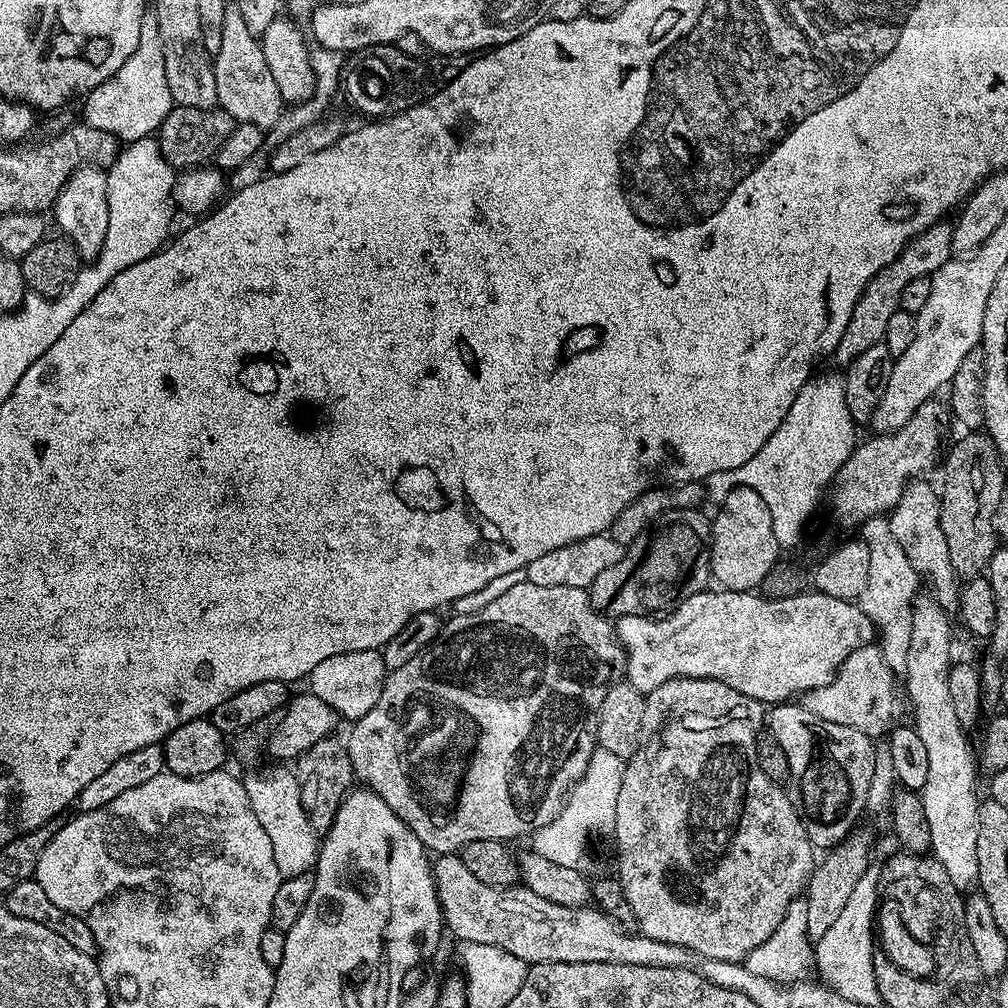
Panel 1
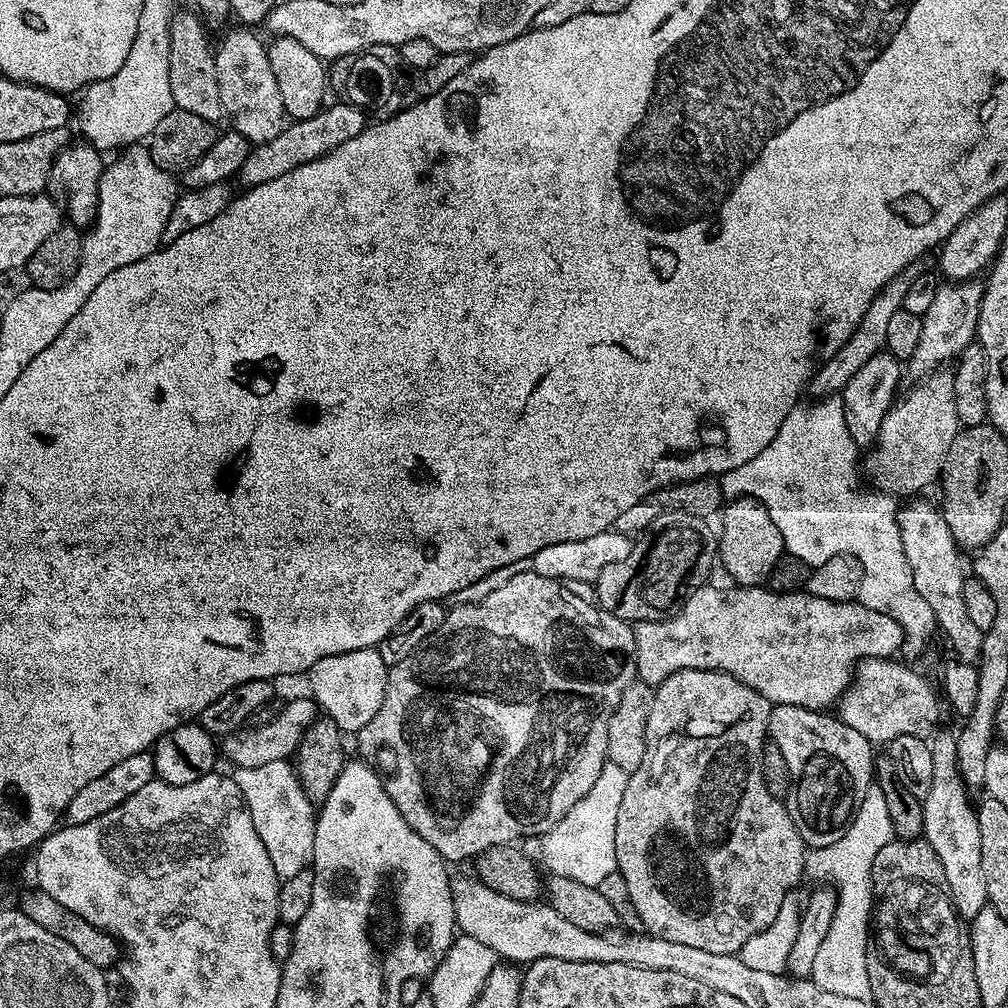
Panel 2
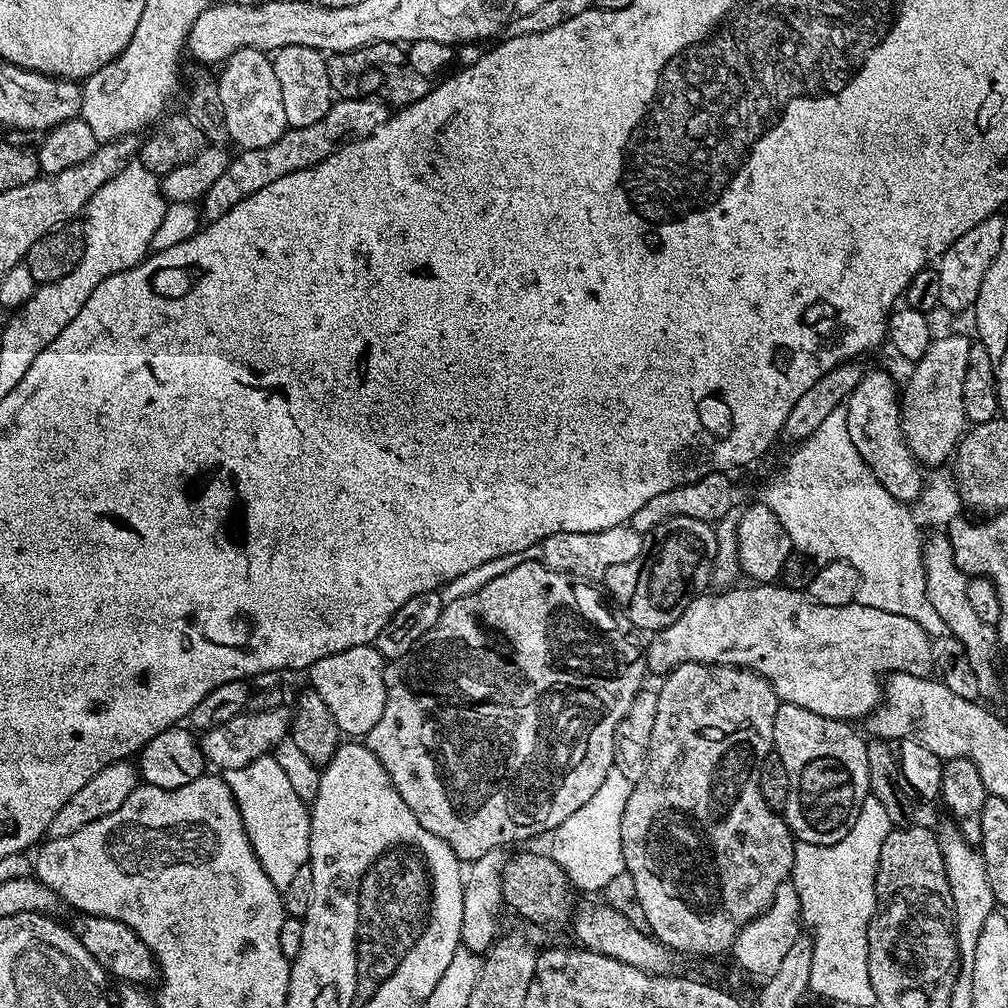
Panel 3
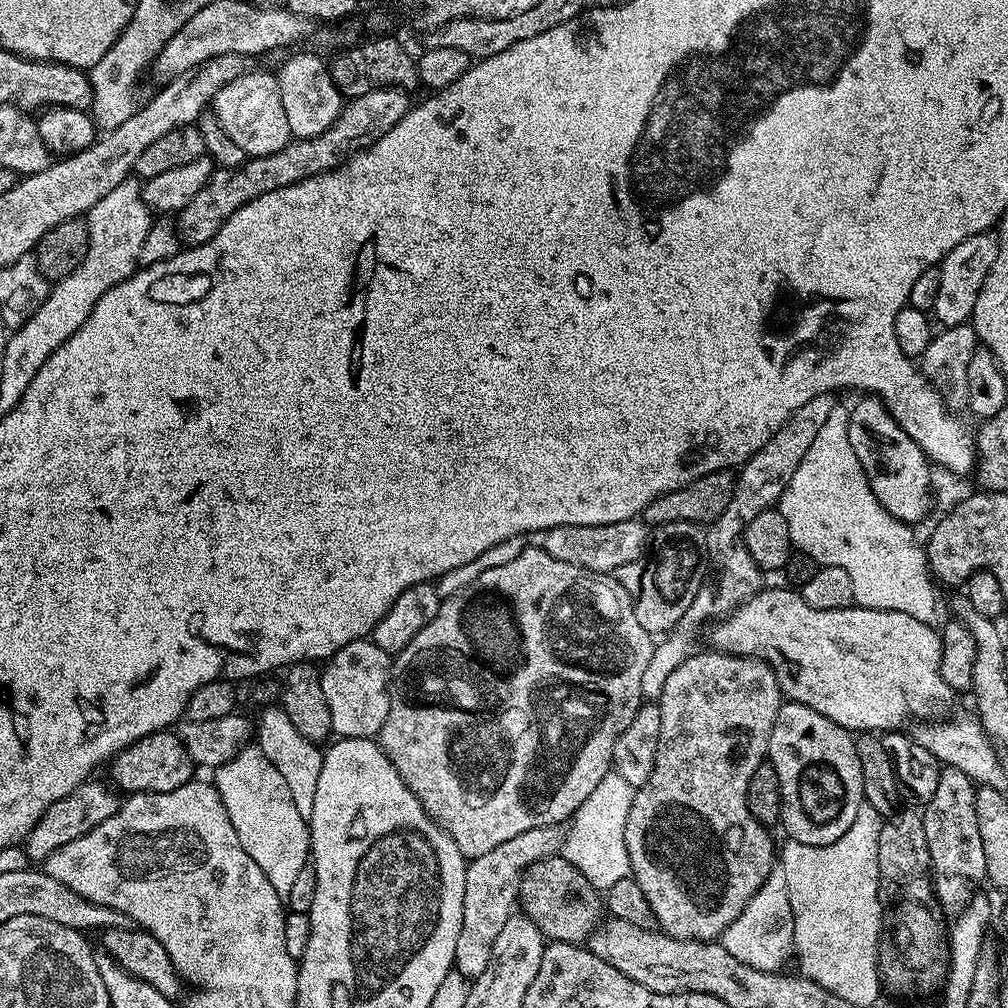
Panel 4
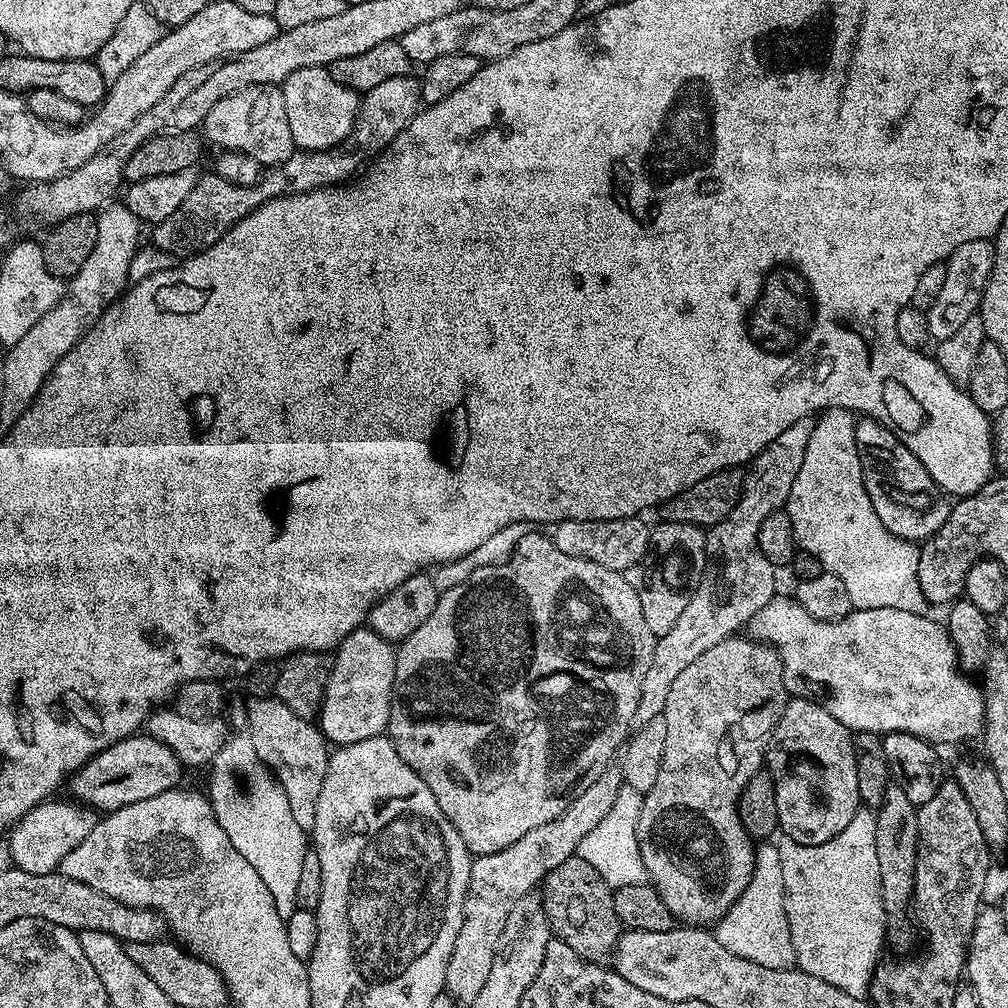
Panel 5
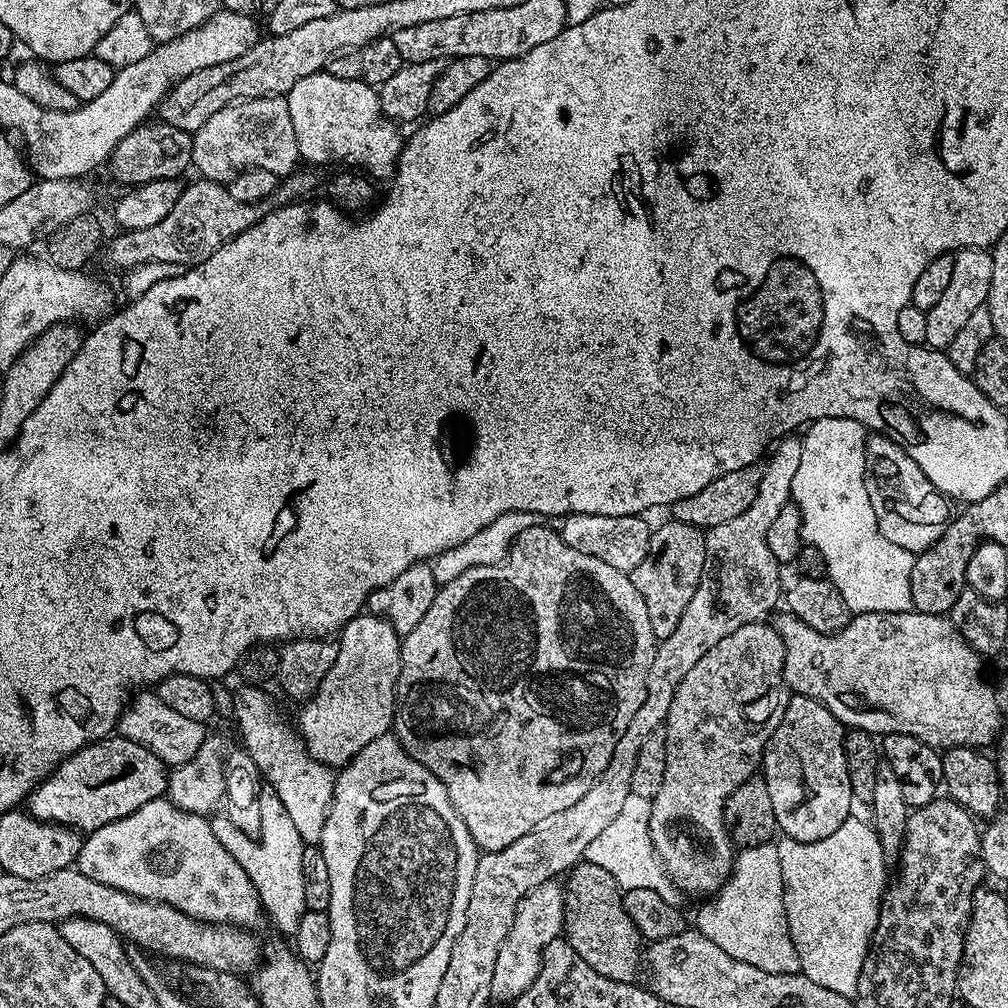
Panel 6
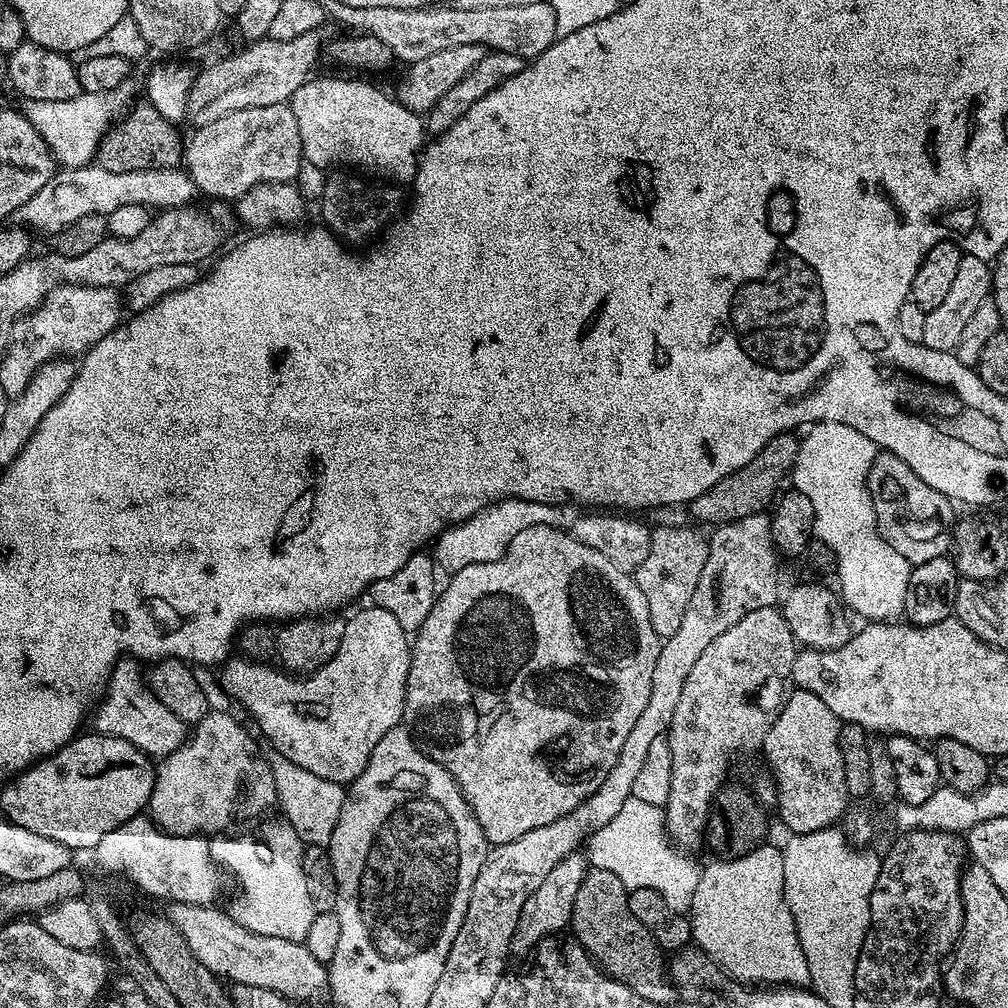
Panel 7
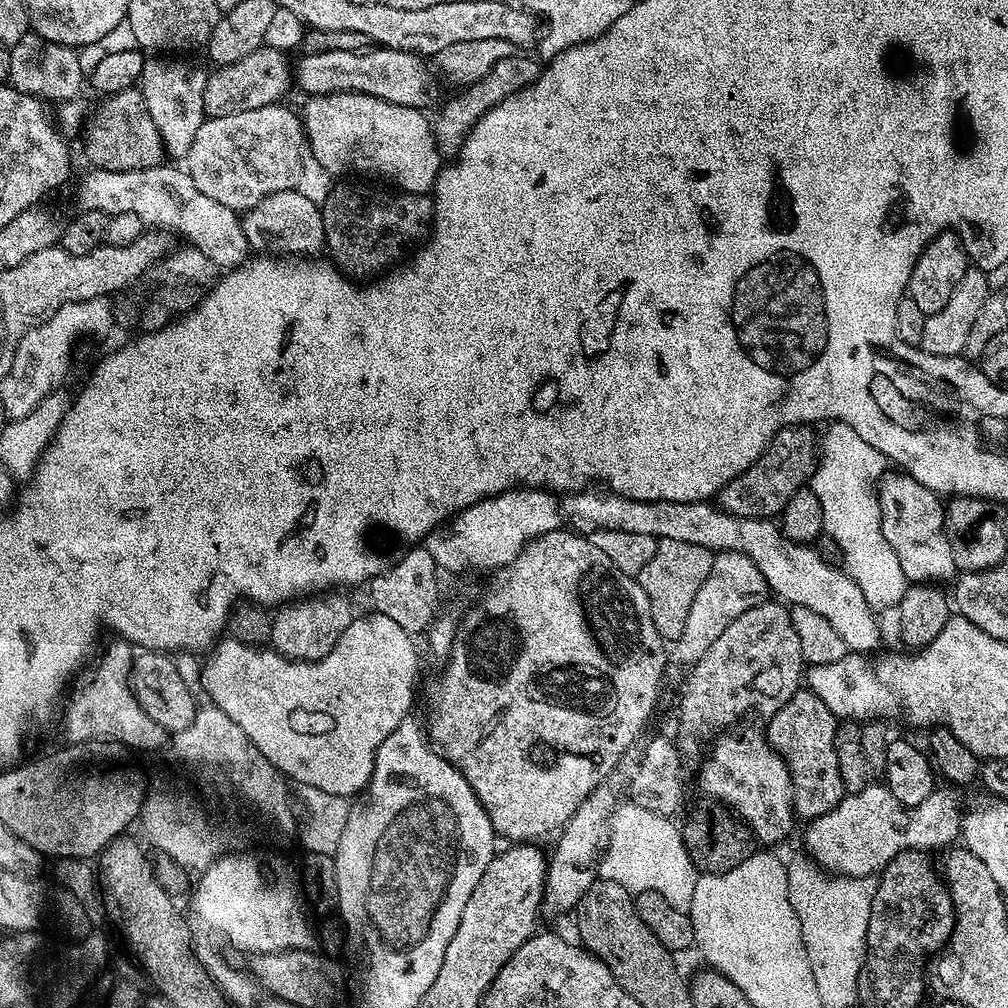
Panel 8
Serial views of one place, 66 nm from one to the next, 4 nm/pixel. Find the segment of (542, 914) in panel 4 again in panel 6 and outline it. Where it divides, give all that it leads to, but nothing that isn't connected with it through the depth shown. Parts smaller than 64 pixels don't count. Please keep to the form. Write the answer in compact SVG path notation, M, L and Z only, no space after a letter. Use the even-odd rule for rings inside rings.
M581 860L567 873L564 906L563 935L578 958L606 978L637 983L636 975L642 972L642 937L638 926L630 922L630 914L626 914L622 889L614 875L594 862Z

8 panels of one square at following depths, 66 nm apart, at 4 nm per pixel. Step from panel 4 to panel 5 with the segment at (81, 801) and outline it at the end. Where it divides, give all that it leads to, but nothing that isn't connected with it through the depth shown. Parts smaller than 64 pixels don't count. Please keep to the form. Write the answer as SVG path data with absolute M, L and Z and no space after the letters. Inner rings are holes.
M49 798L38 807L31 808L17 824L12 825L7 833L9 836L6 837L6 843L15 867L21 868L26 874L55 872L59 869L62 858L66 858L66 854L70 854L70 850L74 850L74 846L79 846L86 839L86 834L94 830L98 819L97 813L91 807L71 803L60 801L60 798Z

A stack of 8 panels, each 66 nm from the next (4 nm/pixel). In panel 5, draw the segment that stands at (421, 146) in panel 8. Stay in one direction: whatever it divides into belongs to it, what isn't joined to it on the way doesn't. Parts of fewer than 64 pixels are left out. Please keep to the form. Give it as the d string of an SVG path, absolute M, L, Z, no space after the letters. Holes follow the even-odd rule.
M327 67L294 70L294 74L284 80L282 91L291 137L297 149L324 152L347 140L360 112L361 97L352 88L334 82Z

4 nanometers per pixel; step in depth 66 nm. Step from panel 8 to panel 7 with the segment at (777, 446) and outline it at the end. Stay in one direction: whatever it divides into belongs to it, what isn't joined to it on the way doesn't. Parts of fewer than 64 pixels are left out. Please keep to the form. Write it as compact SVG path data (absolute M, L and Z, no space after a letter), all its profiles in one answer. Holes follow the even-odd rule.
M783 432L782 435L774 437L749 464L742 466L742 470L726 474L726 478L722 478L722 482L714 482L714 486L710 486L706 494L698 494L698 498L691 500L686 506L687 515L691 519L693 516L694 519L701 520L704 524L719 526L741 520L755 512L765 511L777 499L796 465L800 440L794 437L792 432Z

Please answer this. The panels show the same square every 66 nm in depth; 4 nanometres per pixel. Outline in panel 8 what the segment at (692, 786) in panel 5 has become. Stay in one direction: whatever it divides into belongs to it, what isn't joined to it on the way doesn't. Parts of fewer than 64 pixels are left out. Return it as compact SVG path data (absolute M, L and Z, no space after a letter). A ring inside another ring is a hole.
M765 602L754 606L754 610L746 610L746 614L734 618L734 622L730 622L730 626L726 626L726 630L718 634L714 646L710 646L710 650L702 654L699 662L691 665L689 672L692 673L689 674L688 681L684 684L684 693L680 696L680 728L684 732L716 734L739 725L743 716L771 718L782 706L786 706L786 702L790 702L790 698L801 687L805 668L802 642L798 642L791 611L780 602Z

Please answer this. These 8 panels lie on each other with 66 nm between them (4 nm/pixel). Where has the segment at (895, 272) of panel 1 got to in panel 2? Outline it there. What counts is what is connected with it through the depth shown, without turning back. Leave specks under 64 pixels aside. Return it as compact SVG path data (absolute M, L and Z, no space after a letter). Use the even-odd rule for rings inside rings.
M919 263L904 268L881 290L880 295L874 298L874 302L870 302L870 307L866 309L866 314L862 314L862 322L854 330L854 334L850 334L848 341L808 381L806 392L807 395L810 394L809 397L823 398L843 393L846 382L850 382L850 378L854 378L854 374L858 374L858 370L862 370L862 366L866 366L866 362L874 358L874 354L885 351L886 329L890 317L898 314L898 310L904 306L906 290L910 290L910 282L914 282L914 278L918 278L921 271Z

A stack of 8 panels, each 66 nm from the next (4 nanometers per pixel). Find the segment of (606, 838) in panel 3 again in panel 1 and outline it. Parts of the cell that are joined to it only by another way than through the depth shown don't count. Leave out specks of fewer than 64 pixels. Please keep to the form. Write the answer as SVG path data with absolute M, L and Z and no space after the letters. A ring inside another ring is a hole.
M602 747L592 752L587 764L586 774L580 781L576 794L570 794L563 809L554 820L546 826L537 828L531 837L532 850L560 866L583 871L587 869L588 850L586 848L590 835L600 834L615 827L617 802L622 788L625 761L616 754Z

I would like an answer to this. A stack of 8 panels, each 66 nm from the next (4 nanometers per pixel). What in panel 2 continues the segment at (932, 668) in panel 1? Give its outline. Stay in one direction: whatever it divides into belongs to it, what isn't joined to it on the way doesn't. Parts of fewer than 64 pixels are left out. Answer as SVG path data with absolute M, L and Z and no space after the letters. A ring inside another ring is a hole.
M937 735L931 741L934 754L934 783L930 794L924 799L923 839L934 846L938 862L946 874L946 886L960 919L970 922L978 910L988 904L986 878L982 878L982 834L978 830L978 818L973 801L968 801L969 789L964 787L964 779L956 768L956 741L951 735Z

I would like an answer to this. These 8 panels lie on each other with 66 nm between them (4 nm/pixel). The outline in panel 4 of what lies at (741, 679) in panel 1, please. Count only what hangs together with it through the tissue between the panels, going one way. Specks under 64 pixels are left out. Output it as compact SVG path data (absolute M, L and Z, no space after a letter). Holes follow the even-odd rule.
M765 587L723 617L712 632L711 647L731 656L753 656L765 660L778 678L781 693L789 701L810 706L810 710L818 710L818 714L830 718L830 722L838 722L838 726L856 734L883 734L899 729L908 715L916 716L926 711L935 700L950 696L950 689L940 673L944 641L933 625L918 622L918 618L910 618L910 614L898 610L859 606L814 610L810 602L802 599L799 591L783 587Z

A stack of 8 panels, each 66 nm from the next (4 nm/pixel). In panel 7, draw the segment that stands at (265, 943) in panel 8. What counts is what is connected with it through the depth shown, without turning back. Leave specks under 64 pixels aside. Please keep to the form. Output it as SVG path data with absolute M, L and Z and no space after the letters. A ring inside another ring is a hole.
M287 822L272 824L268 828L268 844L264 840L247 840L244 836L236 836L233 840L224 840L214 852L214 859L225 873L232 872L234 879L240 883L240 892L244 895L244 905L240 908L238 919L242 926L257 932L260 936L270 938L286 938L303 942L306 930L310 930L310 922L314 922L316 911L310 902L310 894L306 891L306 878L302 875L302 854L306 845L300 841L298 834Z

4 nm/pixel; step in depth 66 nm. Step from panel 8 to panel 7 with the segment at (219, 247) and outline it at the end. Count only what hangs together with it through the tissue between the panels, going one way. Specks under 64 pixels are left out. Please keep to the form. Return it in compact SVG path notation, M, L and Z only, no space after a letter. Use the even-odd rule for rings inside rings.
M93 162L81 168L60 168L16 211L15 219L29 233L45 232L52 238L59 237L66 226L78 222L78 218L102 216L107 218L122 206L143 206L149 210L182 208L193 203L198 189L187 171L180 168L159 168L158 170L132 170L130 174L114 174L114 170L101 168ZM156 208L156 209L155 209ZM21 220L21 221L20 221Z

